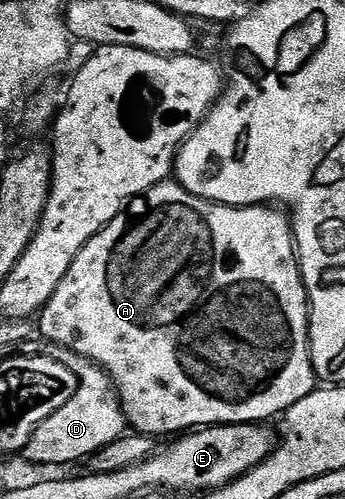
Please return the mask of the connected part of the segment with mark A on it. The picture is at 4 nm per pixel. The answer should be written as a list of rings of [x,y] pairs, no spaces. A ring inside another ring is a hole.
[[[176,180],[152,186],[145,194],[133,199],[75,256],[67,276],[55,288],[51,300],[39,315],[39,334],[49,342],[70,347],[90,363],[97,363],[111,377],[120,394],[128,425],[138,434],[181,436],[207,426],[240,426],[265,424],[268,418],[284,415],[291,404],[299,404],[318,385],[313,371],[313,354],[309,351],[309,292],[301,279],[299,254],[295,249],[290,219],[272,205],[225,206],[208,202],[182,188]]]

